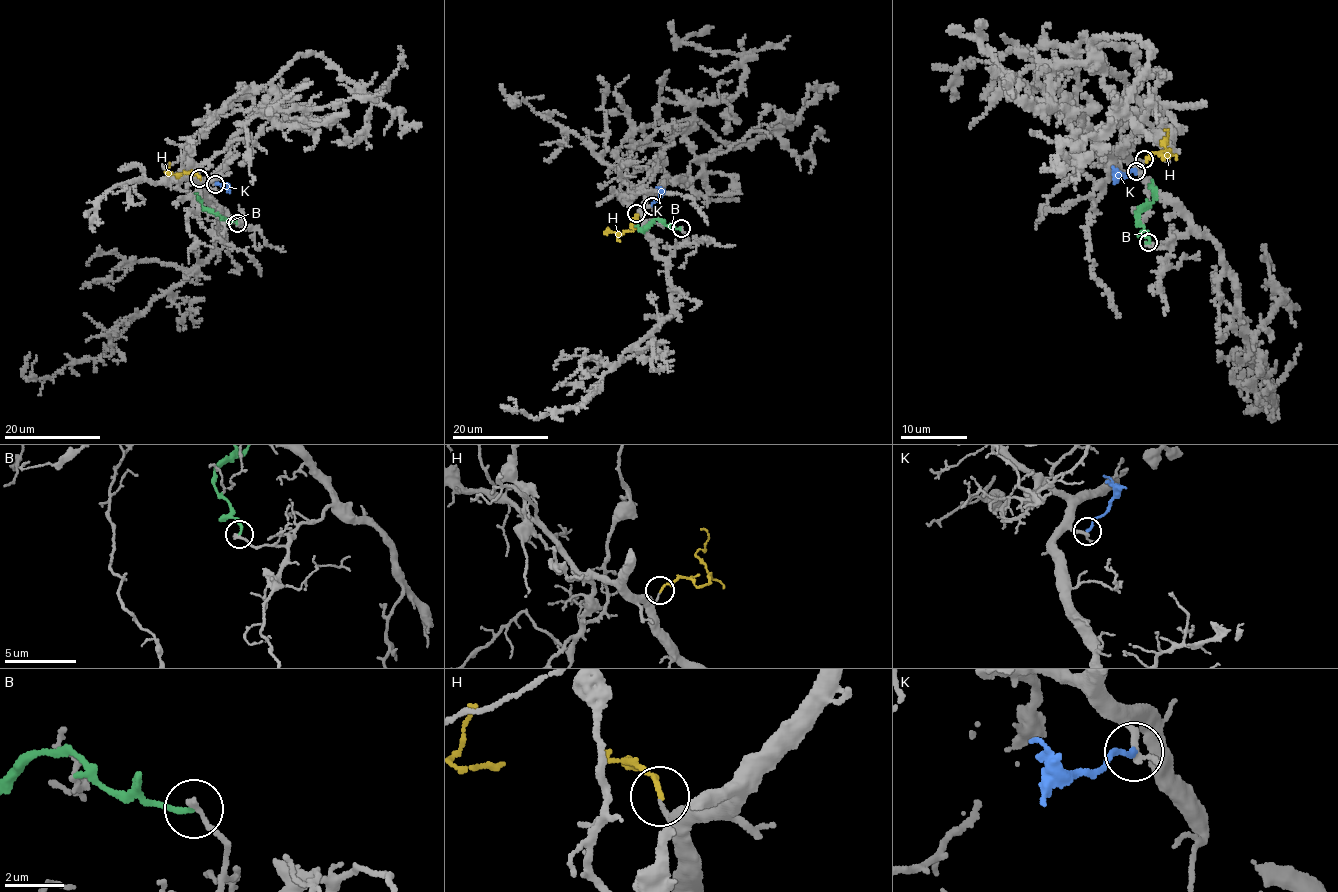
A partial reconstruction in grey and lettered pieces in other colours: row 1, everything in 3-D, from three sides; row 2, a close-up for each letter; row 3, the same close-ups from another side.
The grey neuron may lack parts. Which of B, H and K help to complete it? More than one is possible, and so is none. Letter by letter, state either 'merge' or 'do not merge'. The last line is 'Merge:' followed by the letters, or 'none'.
B: do not merge
H: merge
K: do not merge
Merge: H

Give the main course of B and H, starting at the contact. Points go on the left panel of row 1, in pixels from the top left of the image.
B: (237, 222), (226, 221), (202, 206), (194, 193)
H: (199, 178), (194, 172), (165, 173), (170, 164)

